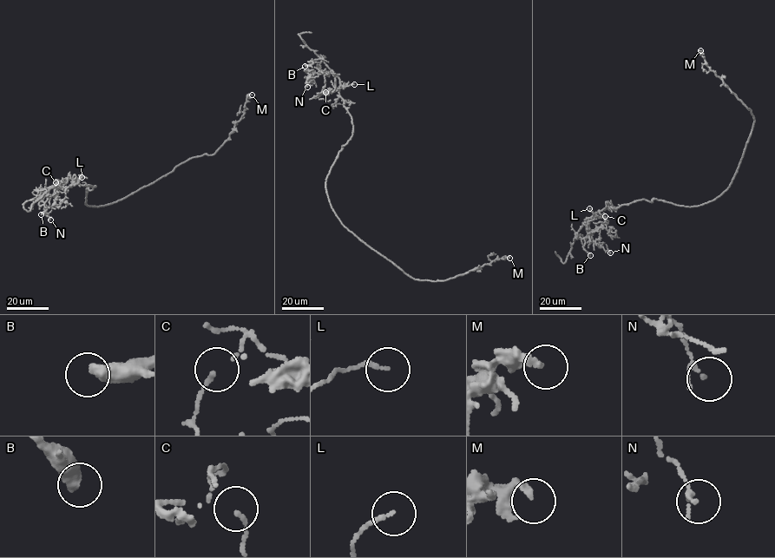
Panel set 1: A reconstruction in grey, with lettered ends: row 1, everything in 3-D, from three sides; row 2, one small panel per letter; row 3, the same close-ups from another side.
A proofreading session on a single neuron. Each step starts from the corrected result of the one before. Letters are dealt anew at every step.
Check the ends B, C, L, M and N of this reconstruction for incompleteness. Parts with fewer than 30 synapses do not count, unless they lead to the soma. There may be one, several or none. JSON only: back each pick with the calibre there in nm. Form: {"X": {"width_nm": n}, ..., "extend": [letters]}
{"extend": []}

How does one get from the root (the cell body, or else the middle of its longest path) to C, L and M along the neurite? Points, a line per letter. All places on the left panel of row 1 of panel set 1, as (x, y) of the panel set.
C: (96, 206), (85, 203), (87, 188), (95, 186), (62, 179), (56, 186), (55, 195), (55, 182)
L: (96, 206), (85, 203), (87, 188), (95, 186), (81, 185), (70, 178), (57, 184), (69, 187), (82, 177)
M: (96, 206), (124, 198), (190, 159), (214, 154), (227, 140), (244, 113), (247, 97), (252, 95)

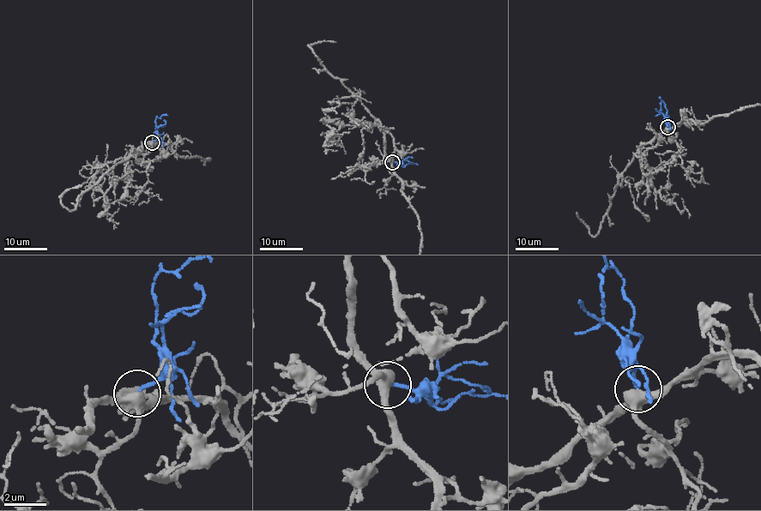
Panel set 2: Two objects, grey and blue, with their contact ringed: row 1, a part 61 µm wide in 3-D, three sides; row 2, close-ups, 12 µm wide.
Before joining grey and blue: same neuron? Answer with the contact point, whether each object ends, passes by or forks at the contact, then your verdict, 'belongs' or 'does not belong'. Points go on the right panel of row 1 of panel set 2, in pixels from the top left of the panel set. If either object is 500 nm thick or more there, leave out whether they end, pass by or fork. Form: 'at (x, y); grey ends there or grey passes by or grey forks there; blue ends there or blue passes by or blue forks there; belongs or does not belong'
at (667, 127); grey forks there; blue ends there; belongs

